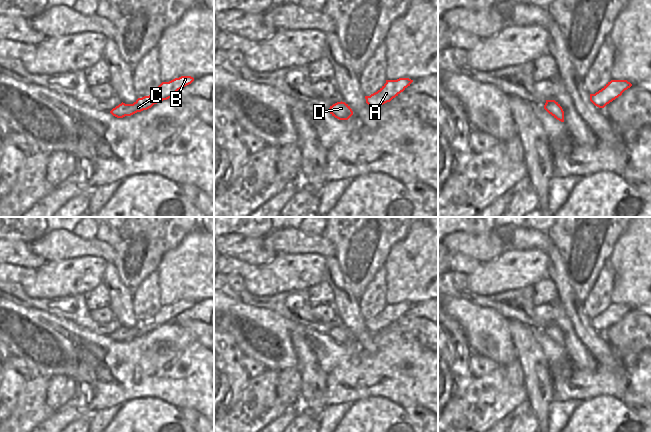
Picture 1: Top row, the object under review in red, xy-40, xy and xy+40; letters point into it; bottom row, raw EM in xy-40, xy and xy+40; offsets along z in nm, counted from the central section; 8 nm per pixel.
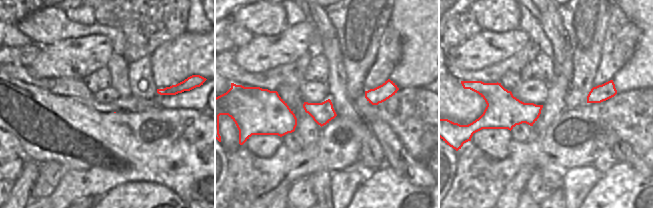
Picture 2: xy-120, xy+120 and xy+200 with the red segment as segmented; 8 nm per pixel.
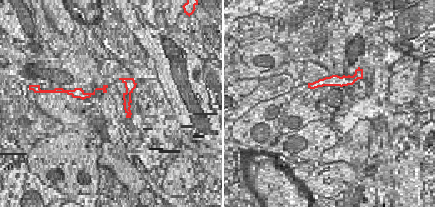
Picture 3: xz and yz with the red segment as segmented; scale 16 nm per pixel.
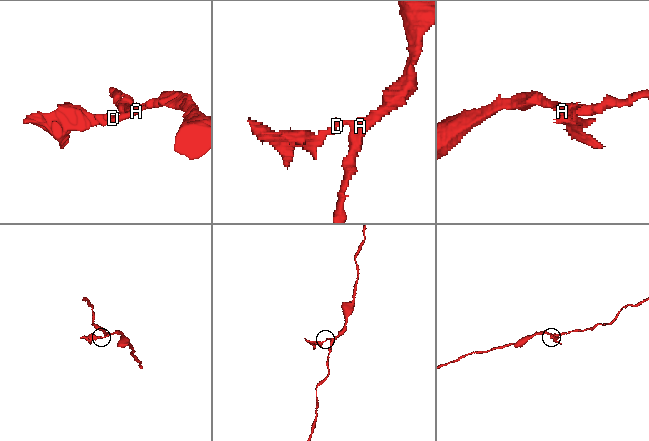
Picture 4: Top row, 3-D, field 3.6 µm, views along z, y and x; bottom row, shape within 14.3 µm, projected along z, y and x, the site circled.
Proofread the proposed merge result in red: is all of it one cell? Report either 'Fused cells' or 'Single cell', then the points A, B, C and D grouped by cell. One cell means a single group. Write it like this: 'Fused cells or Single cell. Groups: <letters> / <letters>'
Fused cells. Groups: A B / C D

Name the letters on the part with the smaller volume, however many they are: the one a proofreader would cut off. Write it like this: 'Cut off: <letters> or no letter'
Cut off: C, D

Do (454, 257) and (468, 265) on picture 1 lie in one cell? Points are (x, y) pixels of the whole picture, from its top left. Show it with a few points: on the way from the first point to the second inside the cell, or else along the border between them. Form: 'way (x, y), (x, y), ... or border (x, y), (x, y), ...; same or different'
way (457, 260), (465, 265); same

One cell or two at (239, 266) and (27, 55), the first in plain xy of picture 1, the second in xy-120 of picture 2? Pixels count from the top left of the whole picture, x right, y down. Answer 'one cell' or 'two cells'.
one cell

